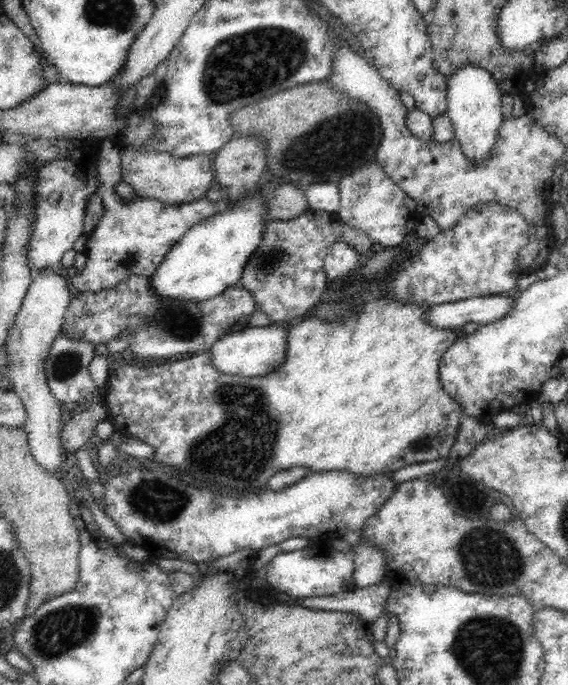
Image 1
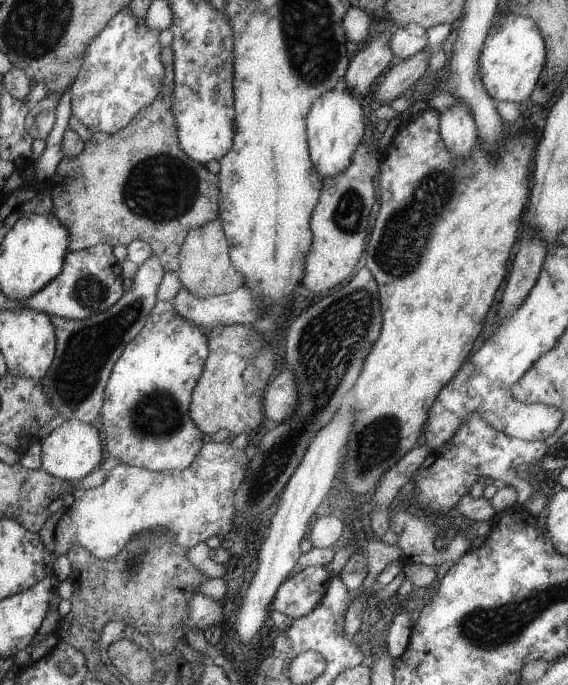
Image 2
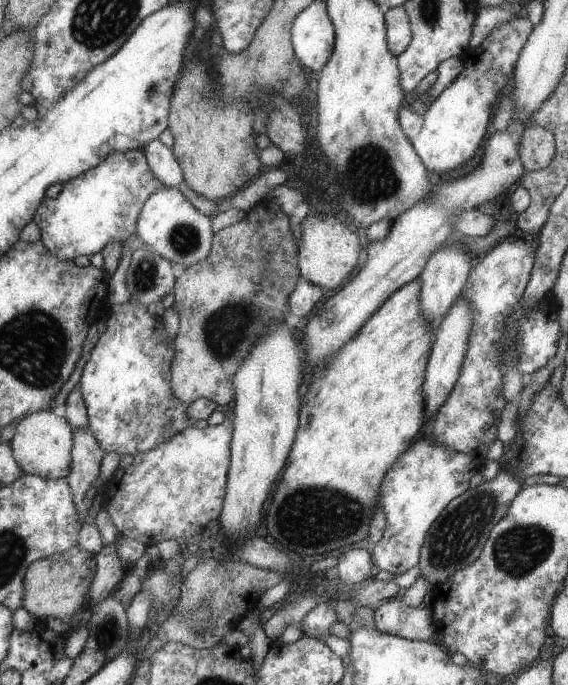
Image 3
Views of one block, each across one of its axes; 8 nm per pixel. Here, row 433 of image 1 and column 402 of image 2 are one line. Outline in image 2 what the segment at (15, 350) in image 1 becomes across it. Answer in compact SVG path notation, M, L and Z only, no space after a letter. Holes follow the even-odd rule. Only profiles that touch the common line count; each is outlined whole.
M418 25L397 27L392 34L392 38L390 38L390 42L388 42L390 50L402 60L406 60L419 53L420 50L424 50L424 48L427 48L427 44L427 30Z

